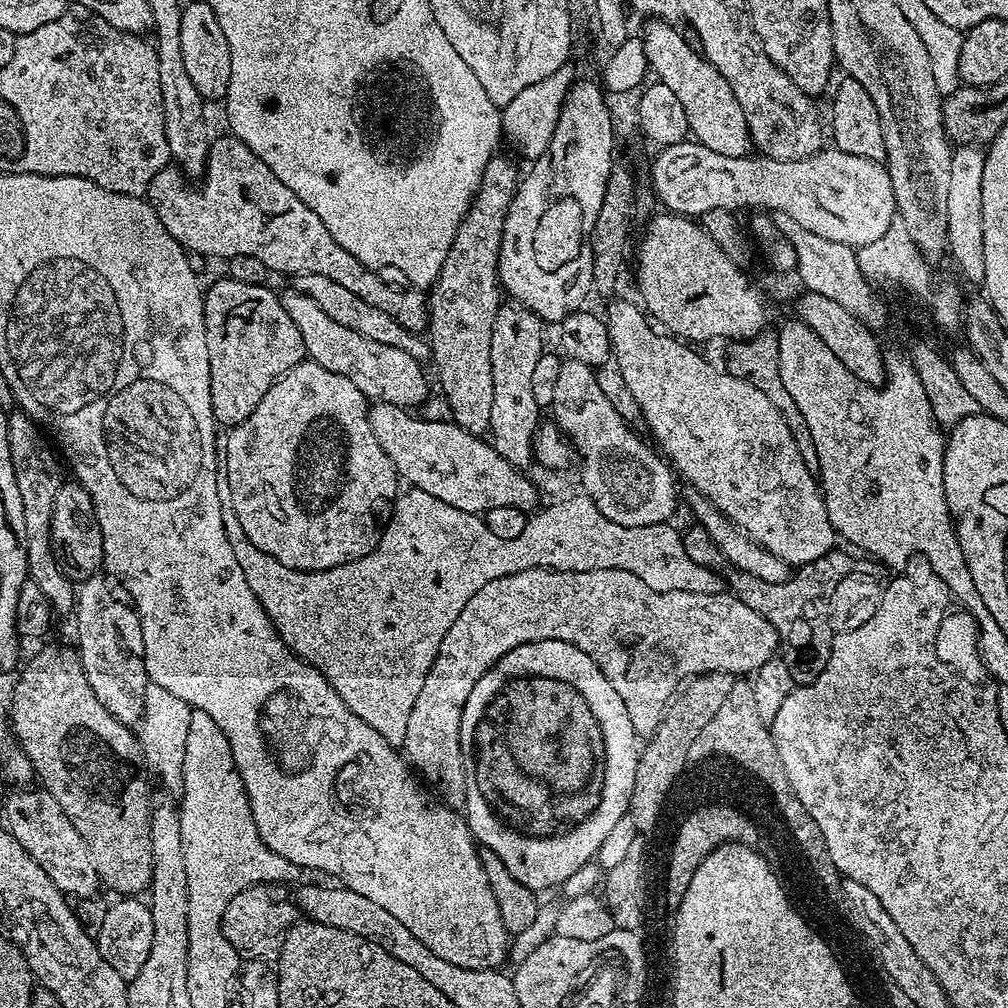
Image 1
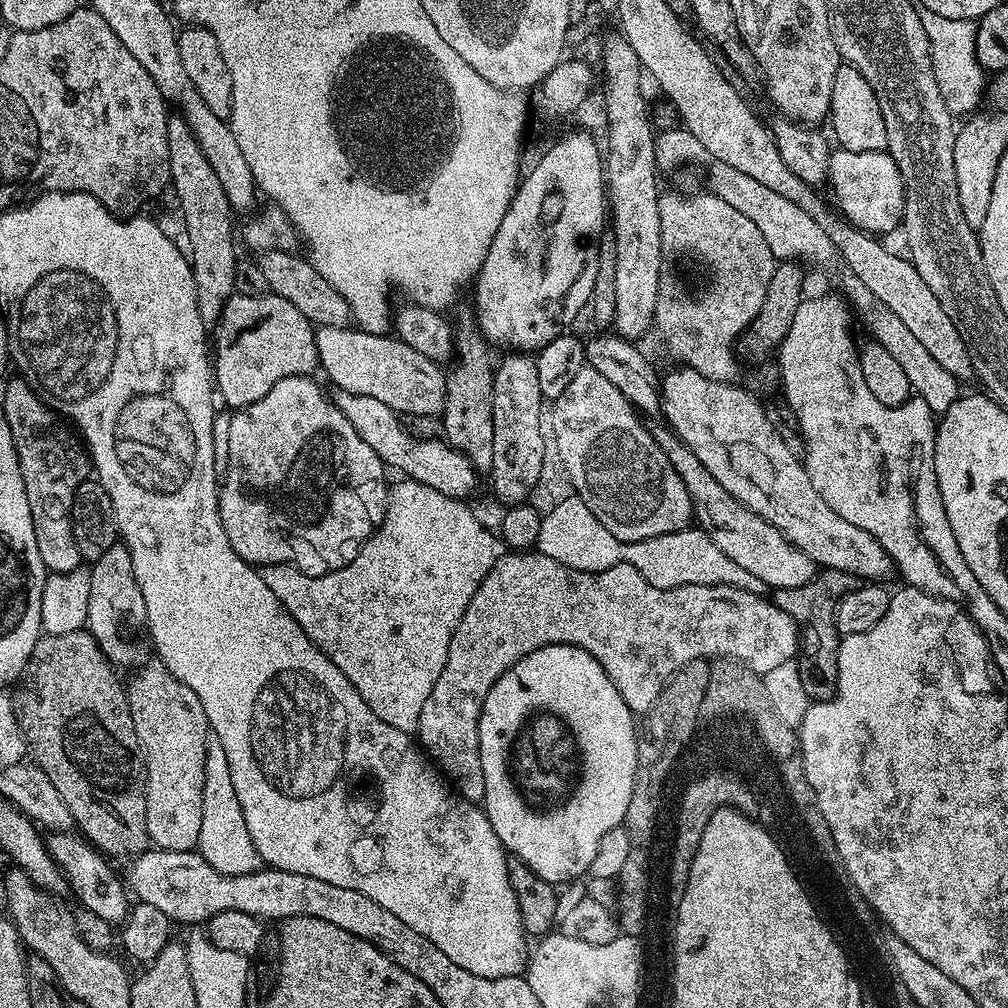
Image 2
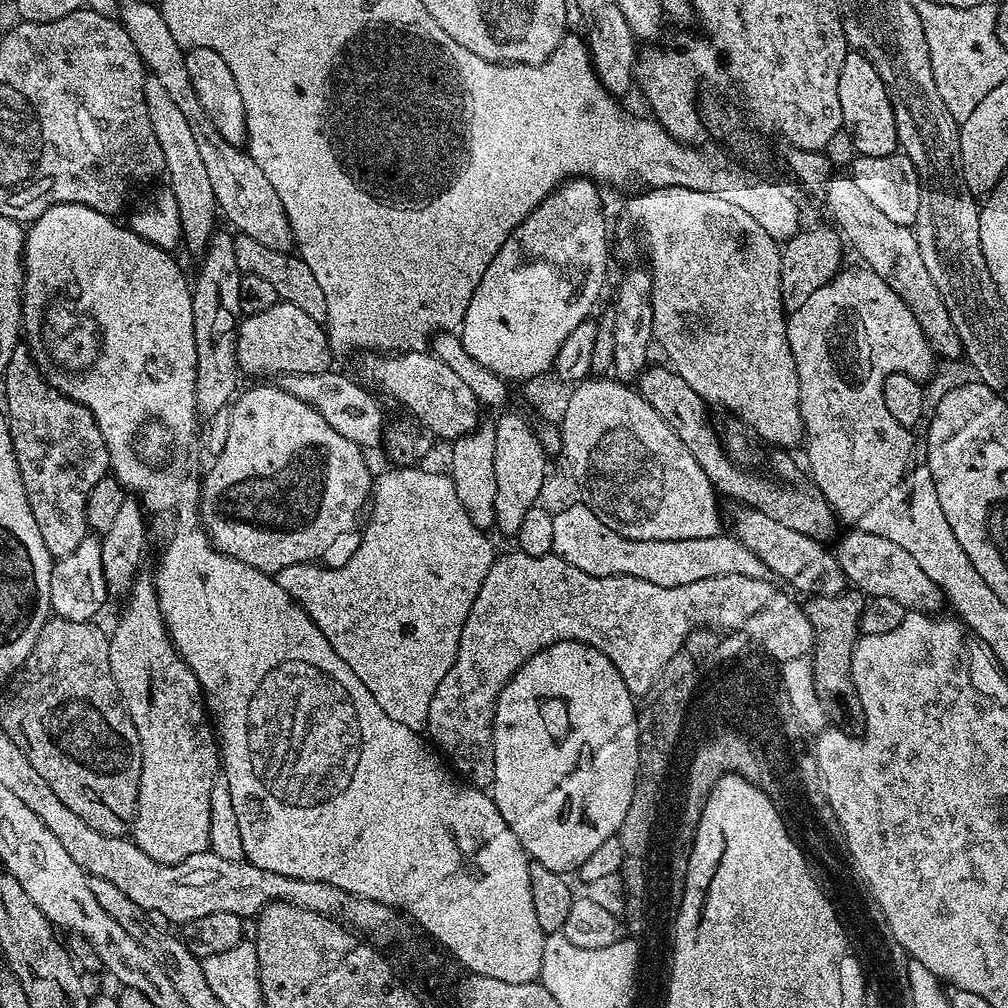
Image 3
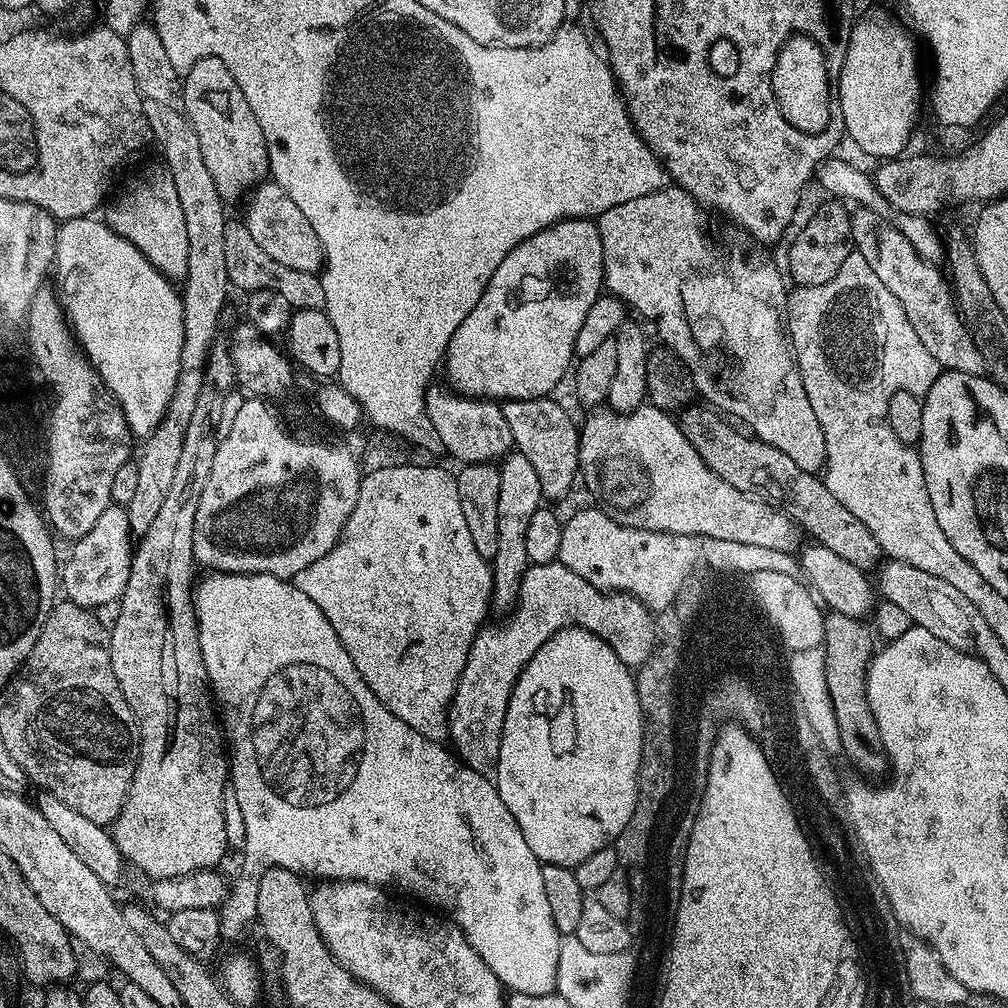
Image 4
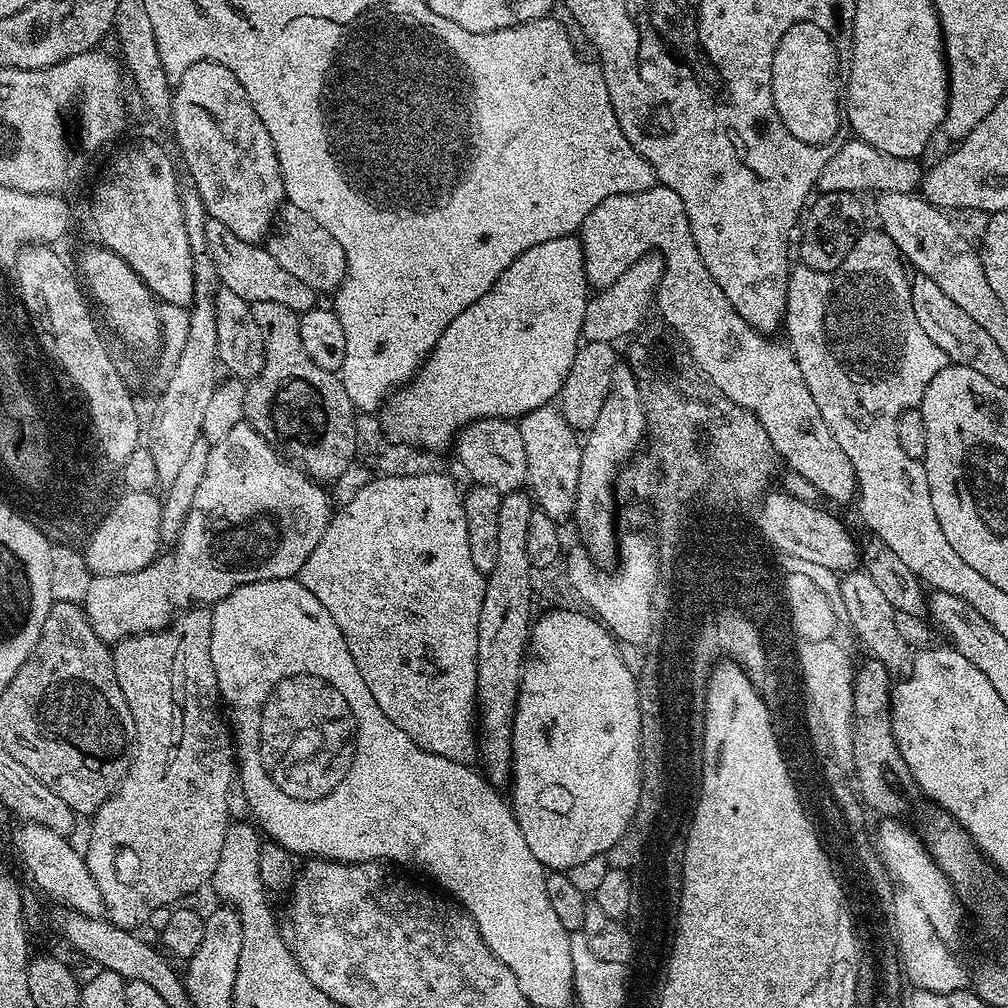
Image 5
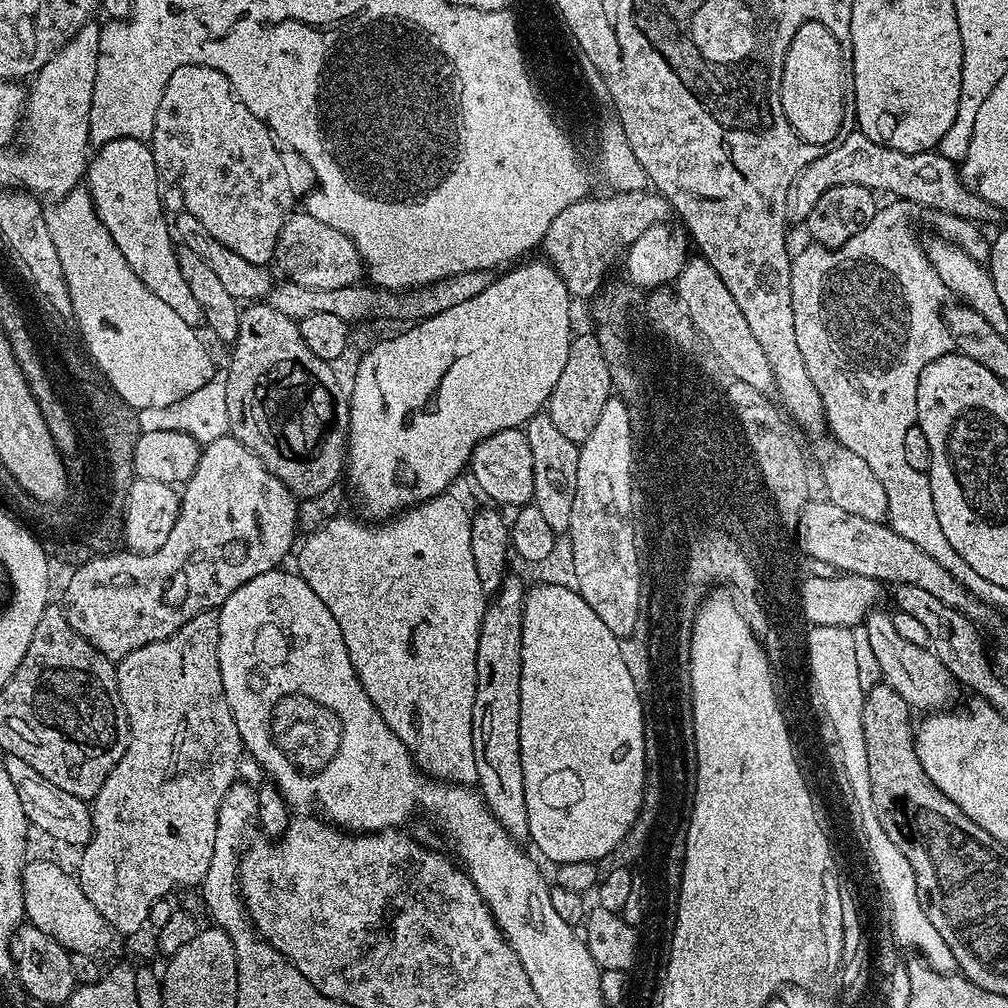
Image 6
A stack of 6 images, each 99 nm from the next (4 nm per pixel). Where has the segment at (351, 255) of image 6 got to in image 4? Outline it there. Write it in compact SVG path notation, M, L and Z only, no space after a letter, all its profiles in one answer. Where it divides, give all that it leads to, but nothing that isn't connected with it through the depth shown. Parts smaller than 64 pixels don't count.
M260 182L251 189L247 200L248 213L242 216L244 225L250 230L254 242L258 242L258 246L262 246L270 258L294 270L319 273L323 269L324 251L318 242L318 234L314 234L314 226L306 222L306 214L294 206L282 186L274 182Z

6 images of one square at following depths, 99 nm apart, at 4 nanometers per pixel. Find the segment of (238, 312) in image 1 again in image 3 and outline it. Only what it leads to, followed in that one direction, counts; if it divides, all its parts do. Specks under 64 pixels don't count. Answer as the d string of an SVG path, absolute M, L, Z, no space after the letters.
M279 303L265 312L245 315L236 331L236 361L245 377L269 372L272 378L298 374L322 374L333 367L334 349L328 343L325 325L310 318L306 310Z

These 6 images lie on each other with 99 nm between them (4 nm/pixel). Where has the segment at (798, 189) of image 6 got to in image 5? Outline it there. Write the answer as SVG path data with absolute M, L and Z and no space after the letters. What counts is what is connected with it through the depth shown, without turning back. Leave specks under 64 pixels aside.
M859 138L845 139L838 154L822 166L822 174L815 187L820 192L850 192L853 194L879 194L882 192L916 192L922 184L922 167L919 159L894 158L894 154L882 154L874 146Z

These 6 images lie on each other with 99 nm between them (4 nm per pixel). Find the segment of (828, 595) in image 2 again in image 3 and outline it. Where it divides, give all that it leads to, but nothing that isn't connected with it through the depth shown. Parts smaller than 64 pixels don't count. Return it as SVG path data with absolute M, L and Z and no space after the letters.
M845 590L837 596L813 595L803 605L806 618L812 627L810 659L814 672L814 691L822 702L824 713L836 726L859 725L864 719L862 702L852 681L852 651L861 635L860 614L864 609L865 595L855 590Z

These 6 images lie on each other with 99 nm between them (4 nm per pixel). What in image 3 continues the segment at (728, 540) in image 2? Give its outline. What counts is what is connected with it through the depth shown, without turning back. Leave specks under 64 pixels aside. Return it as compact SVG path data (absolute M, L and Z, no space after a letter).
M746 505L735 508L732 514L733 535L766 563L769 573L780 576L806 596L837 596L845 591L848 583L835 553L826 550L821 541L778 523L758 509Z

